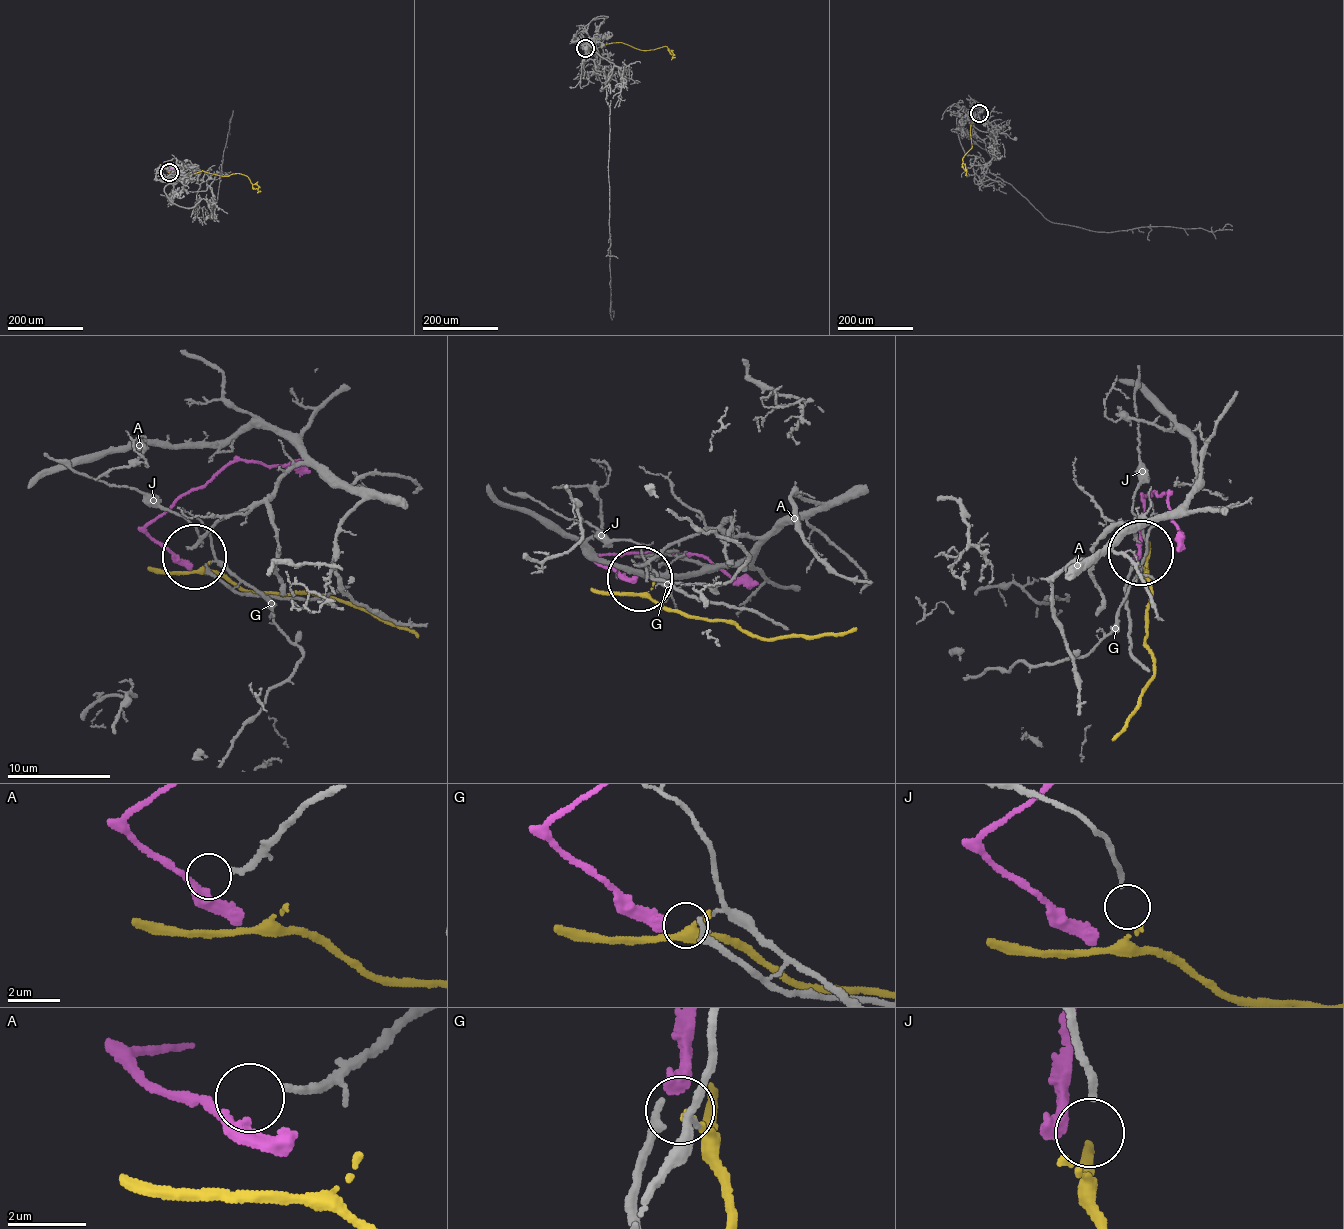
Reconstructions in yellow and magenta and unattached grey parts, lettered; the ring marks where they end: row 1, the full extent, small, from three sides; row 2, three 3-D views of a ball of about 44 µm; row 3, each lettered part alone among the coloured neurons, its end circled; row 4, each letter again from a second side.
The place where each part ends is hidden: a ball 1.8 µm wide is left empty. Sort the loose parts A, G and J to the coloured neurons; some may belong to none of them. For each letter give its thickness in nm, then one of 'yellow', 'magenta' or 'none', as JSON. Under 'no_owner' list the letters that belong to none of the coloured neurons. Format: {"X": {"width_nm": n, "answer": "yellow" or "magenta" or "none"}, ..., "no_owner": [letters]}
{"A": {"width_nm": 240, "answer": "none"}, "G": {"width_nm": 200, "answer": "magenta"}, "J": {"width_nm": 180, "answer": "yellow"}, "no_owner": ["A"]}

